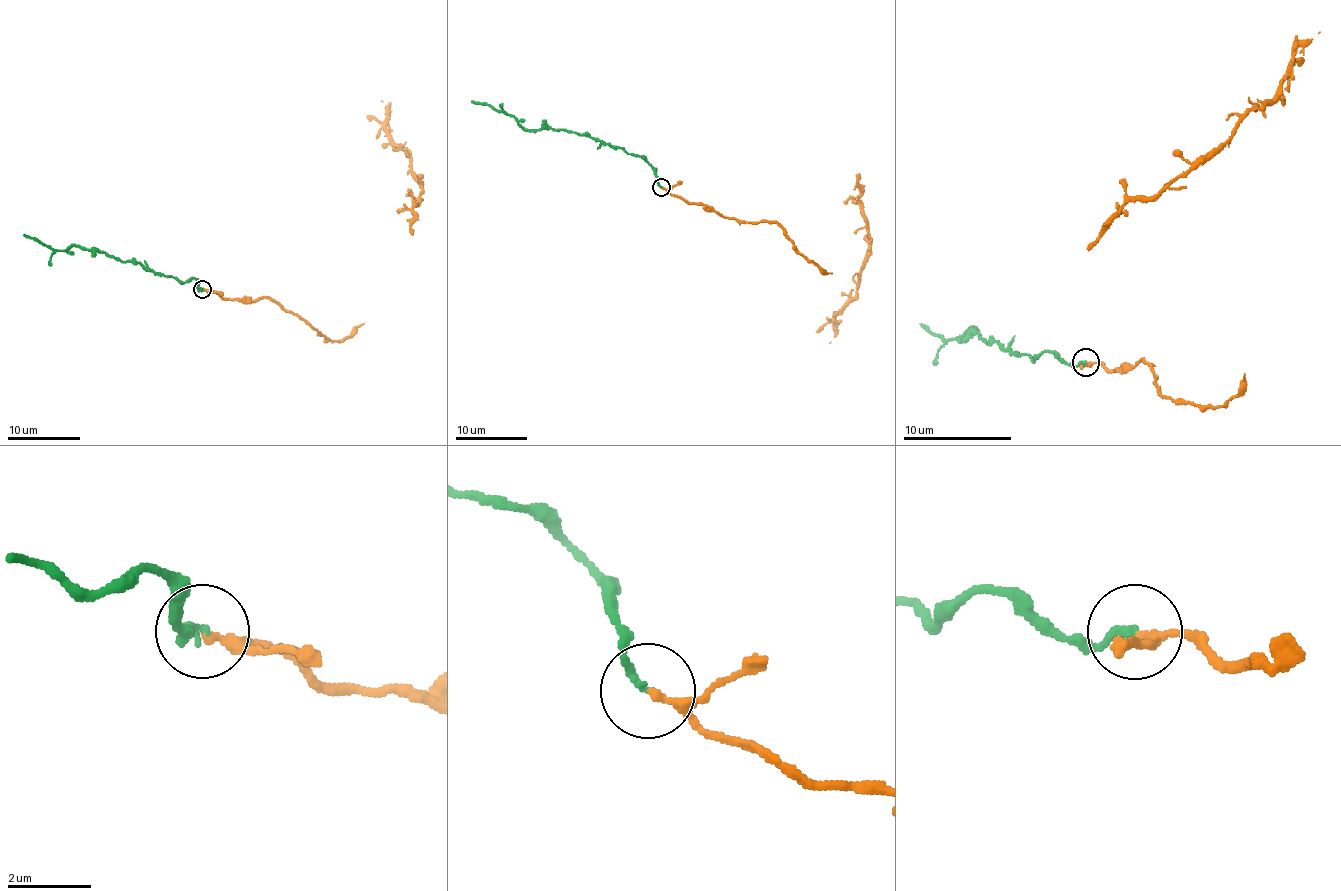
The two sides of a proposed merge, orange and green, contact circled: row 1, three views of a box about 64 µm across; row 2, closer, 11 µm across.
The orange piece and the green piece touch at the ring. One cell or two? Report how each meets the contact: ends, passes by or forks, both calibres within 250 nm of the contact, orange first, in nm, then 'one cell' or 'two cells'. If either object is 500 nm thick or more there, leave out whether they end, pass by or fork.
orange passes by; green ends; calibres 150 and 190 nm; one cell

